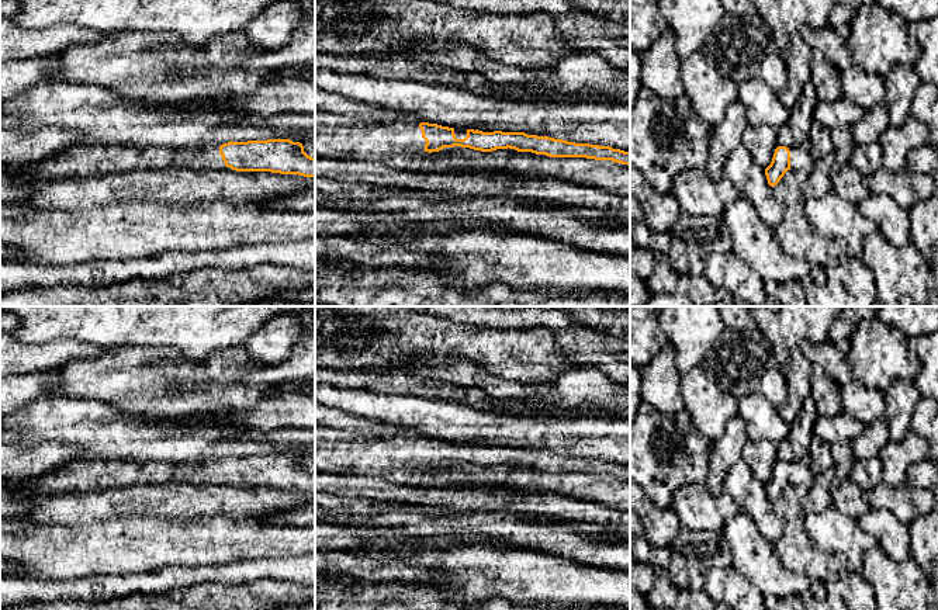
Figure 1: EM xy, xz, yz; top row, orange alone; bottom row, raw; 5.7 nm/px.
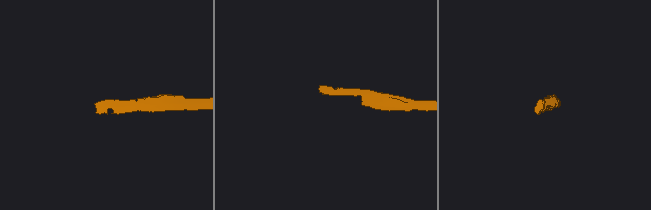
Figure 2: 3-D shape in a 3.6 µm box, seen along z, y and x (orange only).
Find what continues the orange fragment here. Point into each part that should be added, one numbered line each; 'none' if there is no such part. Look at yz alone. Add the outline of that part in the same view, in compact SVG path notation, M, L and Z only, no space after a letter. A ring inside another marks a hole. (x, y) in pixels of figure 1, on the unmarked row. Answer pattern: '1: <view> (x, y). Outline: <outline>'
1: yz (800, 470). Outline: M809 455L790 462L789 465L792 471L790 484L800 482L800 484L809 485L814 481L814 475L810 471Z

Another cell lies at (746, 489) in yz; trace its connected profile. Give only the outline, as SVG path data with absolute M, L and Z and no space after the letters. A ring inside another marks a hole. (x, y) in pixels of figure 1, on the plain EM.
M744 460L735 462L724 478L727 492L752 520L761 534L775 544L783 531L783 520L776 516L768 499L765 484L758 481Z

